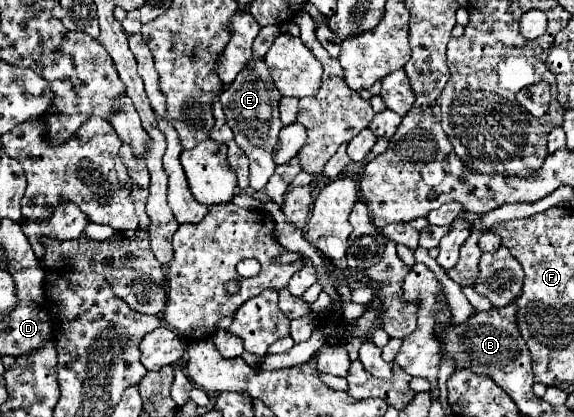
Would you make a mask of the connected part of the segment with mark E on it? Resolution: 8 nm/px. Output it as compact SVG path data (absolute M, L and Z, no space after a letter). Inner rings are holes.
M254 59L254 67L246 65L222 93L220 103L226 111L226 123L234 131L234 141L250 159L250 187L262 189L268 179L274 175L276 163L272 159L272 151L278 143L278 133L284 127L280 121L278 111L280 91L274 87L270 79L270 69L266 67L264 59Z

